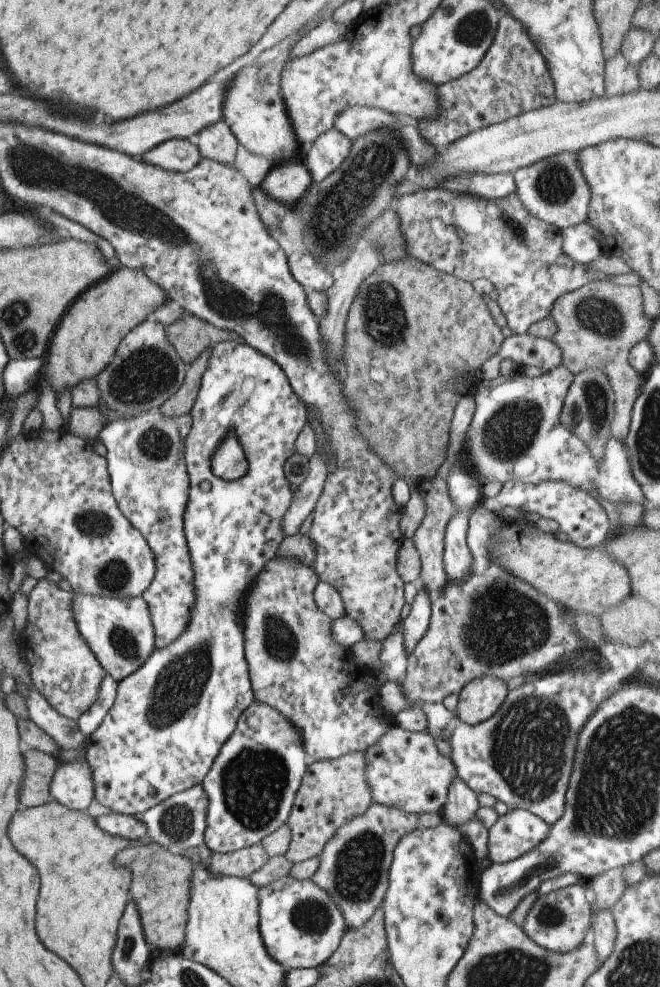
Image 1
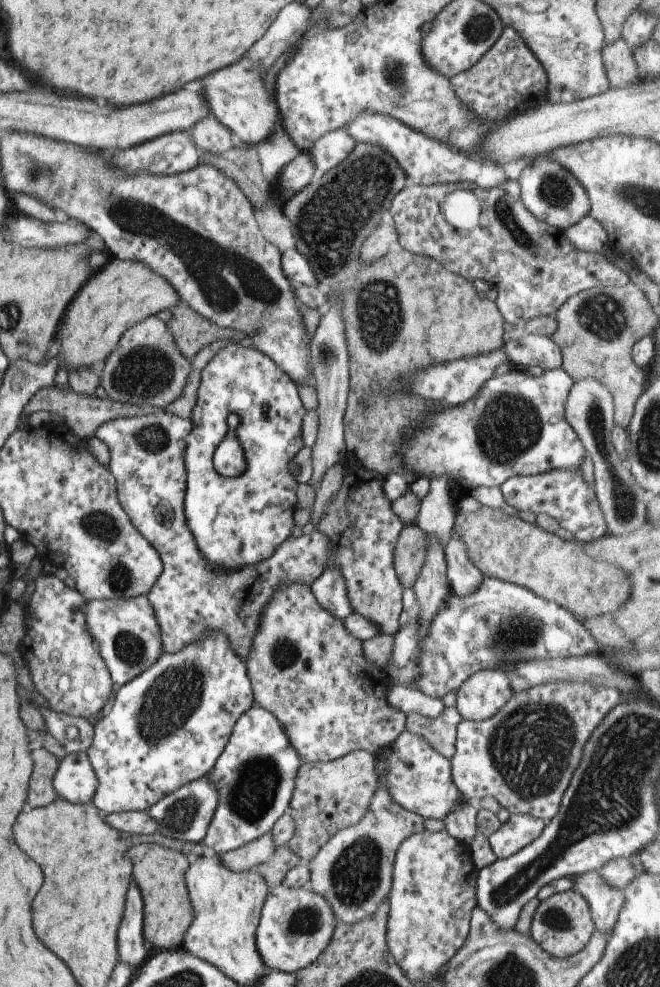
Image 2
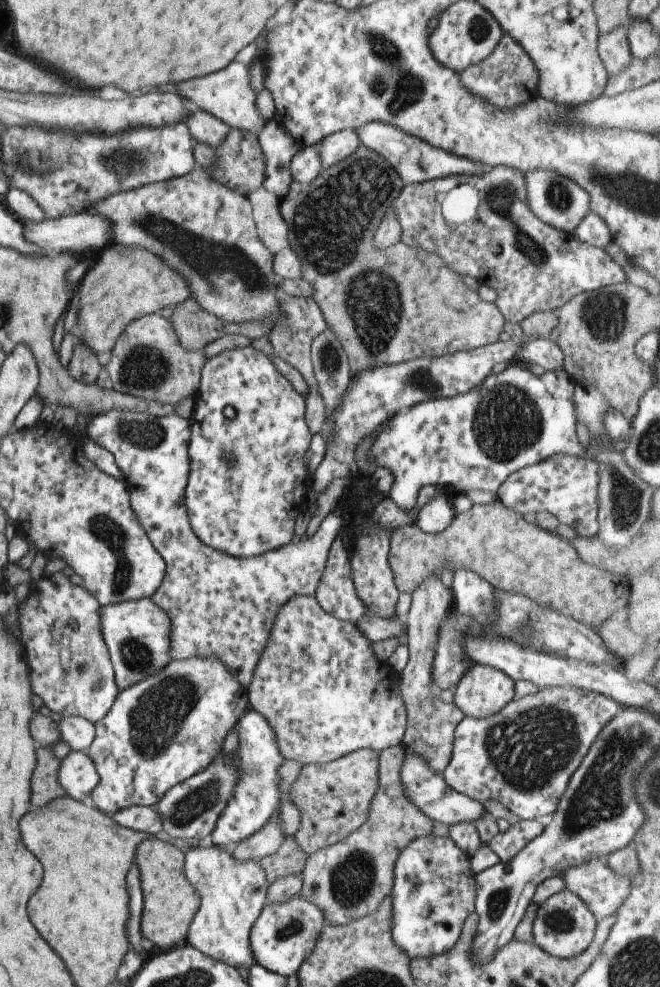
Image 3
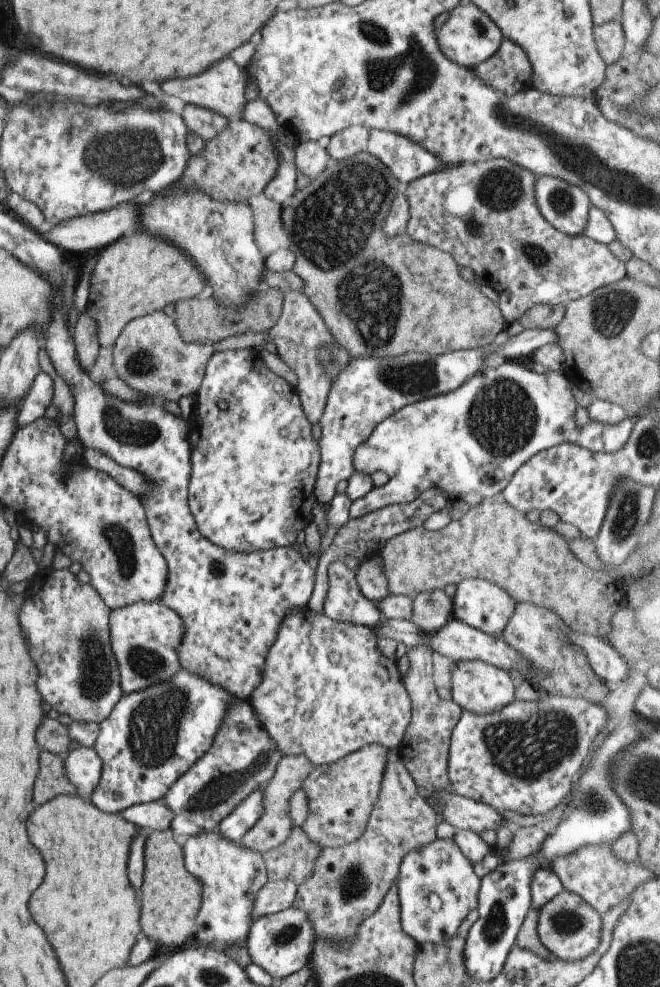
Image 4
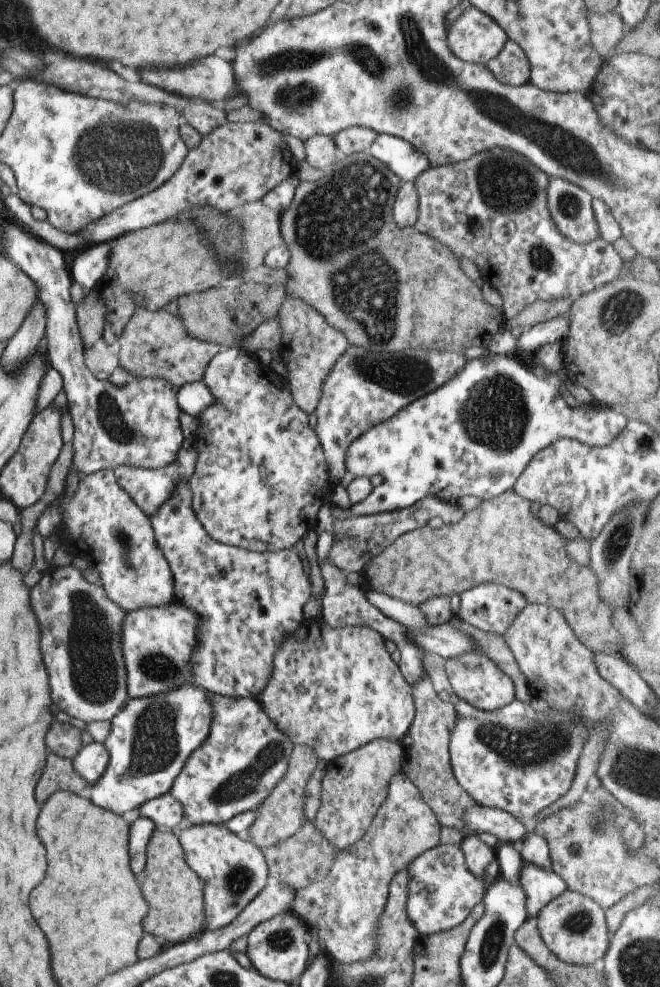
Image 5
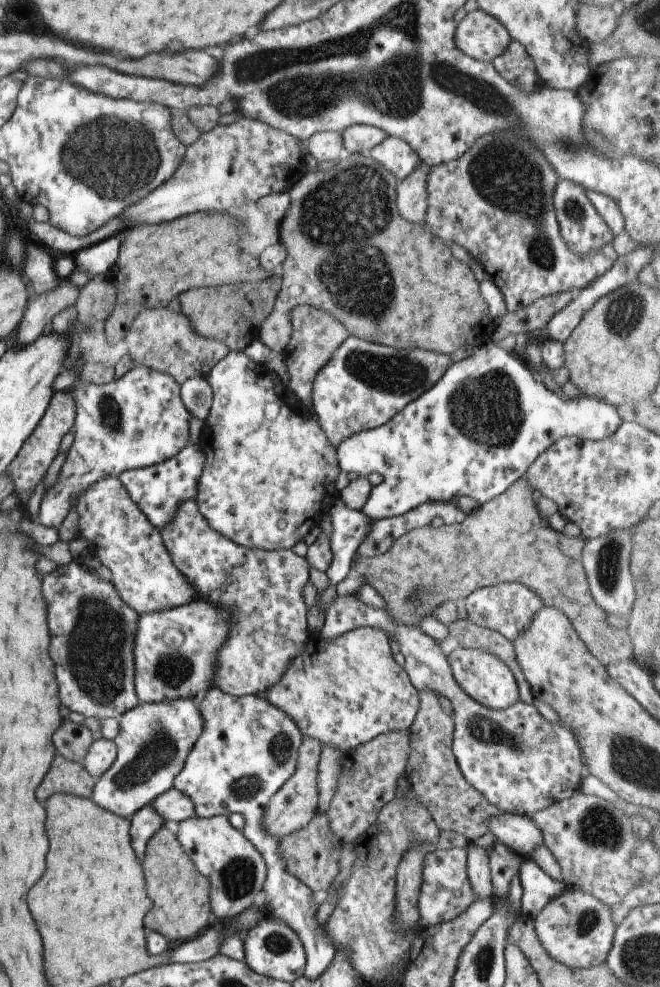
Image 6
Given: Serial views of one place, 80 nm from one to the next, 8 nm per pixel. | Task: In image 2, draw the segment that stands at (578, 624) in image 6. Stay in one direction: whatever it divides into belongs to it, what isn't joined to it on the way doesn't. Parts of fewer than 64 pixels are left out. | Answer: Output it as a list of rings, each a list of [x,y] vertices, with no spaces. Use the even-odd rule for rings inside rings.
[[[479,505],[474,511],[456,512],[452,532],[458,535],[465,545],[467,558],[470,558],[471,564],[482,575],[490,575],[500,581],[522,586],[535,596],[564,608],[582,623],[587,619],[614,613],[630,593],[629,576],[620,568],[588,557],[579,542],[564,541],[556,534],[543,529],[539,523],[534,525],[521,520],[517,514],[505,514],[497,508]],[[403,524],[392,554],[392,567],[403,589],[411,589],[427,552],[426,534],[415,524]]]

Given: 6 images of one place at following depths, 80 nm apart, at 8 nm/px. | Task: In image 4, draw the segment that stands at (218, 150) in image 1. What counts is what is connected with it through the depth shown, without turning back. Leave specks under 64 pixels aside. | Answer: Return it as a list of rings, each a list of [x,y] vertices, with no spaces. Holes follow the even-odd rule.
[[[186,104],[180,117],[187,131],[197,135],[204,141],[215,138],[228,124],[228,120],[225,120],[223,116],[207,110],[207,108],[201,108],[191,104]]]

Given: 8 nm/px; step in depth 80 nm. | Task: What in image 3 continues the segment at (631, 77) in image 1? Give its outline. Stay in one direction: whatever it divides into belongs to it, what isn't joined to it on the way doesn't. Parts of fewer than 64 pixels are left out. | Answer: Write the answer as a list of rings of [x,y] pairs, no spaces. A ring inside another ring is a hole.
[[[623,22],[607,34],[599,33],[597,55],[608,76],[613,76],[617,71],[626,67],[631,58],[626,31],[627,24]]]

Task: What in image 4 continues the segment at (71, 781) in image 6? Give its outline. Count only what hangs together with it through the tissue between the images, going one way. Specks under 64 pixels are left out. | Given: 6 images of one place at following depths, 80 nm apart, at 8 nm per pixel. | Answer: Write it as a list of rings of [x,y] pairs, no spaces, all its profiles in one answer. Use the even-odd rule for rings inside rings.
[[[43,750],[39,754],[39,774],[33,784],[33,804],[41,806],[57,794],[75,795],[76,790],[64,775],[63,757]]]

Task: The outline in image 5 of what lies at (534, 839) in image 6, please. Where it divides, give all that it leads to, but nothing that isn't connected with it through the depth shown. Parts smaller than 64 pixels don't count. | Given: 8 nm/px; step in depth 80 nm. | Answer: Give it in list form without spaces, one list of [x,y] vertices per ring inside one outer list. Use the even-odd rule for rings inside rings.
[[[475,804],[464,811],[464,823],[477,835],[480,832],[493,834],[501,843],[515,843],[524,839],[532,831],[530,823],[518,821],[503,809],[492,809],[483,805]]]

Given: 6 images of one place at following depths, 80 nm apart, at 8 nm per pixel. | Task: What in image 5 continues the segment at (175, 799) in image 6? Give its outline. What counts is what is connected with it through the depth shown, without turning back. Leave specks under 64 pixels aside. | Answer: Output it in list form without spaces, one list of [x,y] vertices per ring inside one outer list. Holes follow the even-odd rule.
[[[167,791],[165,794],[144,802],[138,809],[138,816],[155,823],[157,829],[174,830],[183,823],[183,805]]]

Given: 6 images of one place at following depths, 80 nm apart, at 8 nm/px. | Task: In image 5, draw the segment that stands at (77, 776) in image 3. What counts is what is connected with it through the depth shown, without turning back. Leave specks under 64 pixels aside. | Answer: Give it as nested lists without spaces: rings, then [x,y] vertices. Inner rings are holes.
[[[103,743],[83,745],[71,759],[75,772],[91,786],[103,774],[108,763],[108,752]]]

